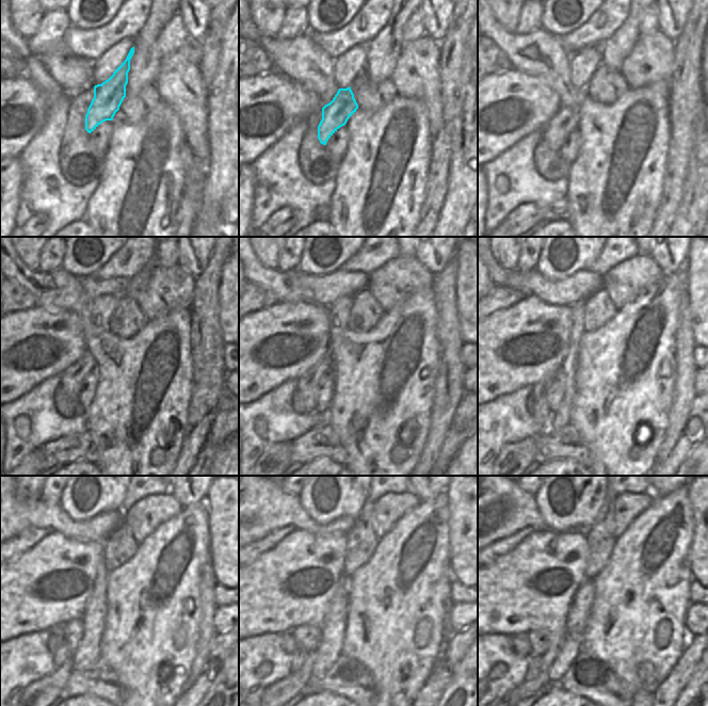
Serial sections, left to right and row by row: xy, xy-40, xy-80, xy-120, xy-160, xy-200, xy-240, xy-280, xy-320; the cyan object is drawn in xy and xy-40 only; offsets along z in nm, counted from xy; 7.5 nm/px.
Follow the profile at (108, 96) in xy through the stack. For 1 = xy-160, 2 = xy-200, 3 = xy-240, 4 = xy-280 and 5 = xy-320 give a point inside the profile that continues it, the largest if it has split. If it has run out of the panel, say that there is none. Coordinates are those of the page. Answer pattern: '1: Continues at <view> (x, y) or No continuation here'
1: Continues at xy-160 (307, 386)
2: Continues at xy-200 (543, 414)
3: Continues at xy-240 (63, 653)
4: Continues at xy-280 (298, 657)
5: Continues at xy-320 (534, 661)

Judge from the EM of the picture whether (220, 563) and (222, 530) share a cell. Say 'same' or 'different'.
same

